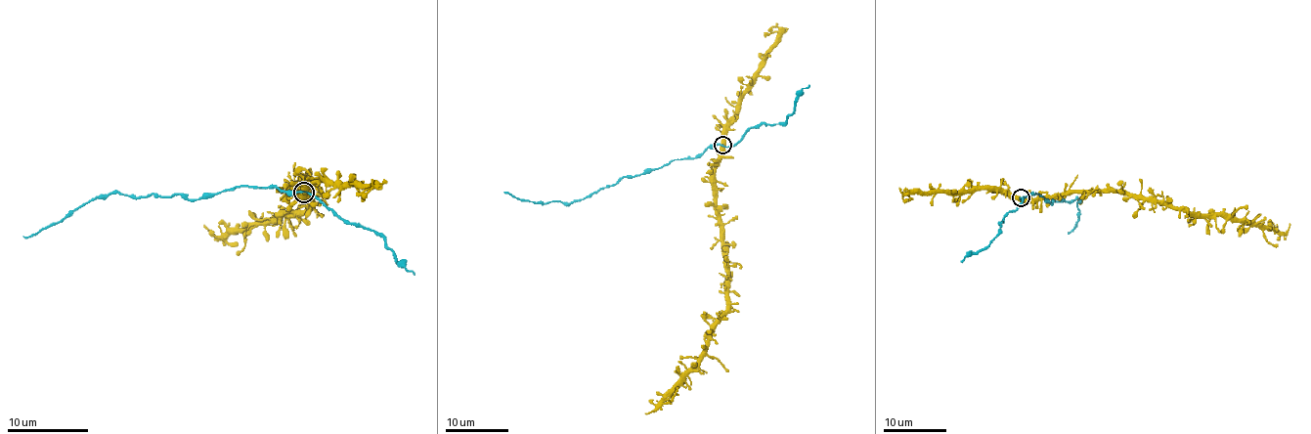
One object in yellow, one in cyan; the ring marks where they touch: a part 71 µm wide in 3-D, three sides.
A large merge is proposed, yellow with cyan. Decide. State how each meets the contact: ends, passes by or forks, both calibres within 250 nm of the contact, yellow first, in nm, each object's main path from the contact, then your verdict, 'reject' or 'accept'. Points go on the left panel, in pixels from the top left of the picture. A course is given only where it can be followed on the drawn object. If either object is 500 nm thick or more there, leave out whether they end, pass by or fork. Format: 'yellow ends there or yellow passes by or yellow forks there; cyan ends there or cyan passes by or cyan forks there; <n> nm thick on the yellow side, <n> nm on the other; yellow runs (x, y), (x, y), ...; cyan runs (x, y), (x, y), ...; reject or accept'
550 nm thick on the yellow side, 170 nm on the other; yellow runs (303, 192), (292, 190), (301, 184), (309, 192), (303, 212), (283, 212), (228, 228), (220, 237), (203, 224); cyan runs (303, 192), (240, 186), (199, 199), (175, 194), (109, 194), (92, 197), (22, 237); accept

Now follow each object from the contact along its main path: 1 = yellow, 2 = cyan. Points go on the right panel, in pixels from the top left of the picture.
1: (1021, 197), (1124, 192), (1196, 213), (1230, 213), (1235, 218), (1275, 226), (1281, 233), (1289, 223)
2: (1021, 197), (1035, 193), (1049, 203), (1052, 203), (1052, 199), (1070, 202), (1077, 199), (1079, 218), (1069, 233)

